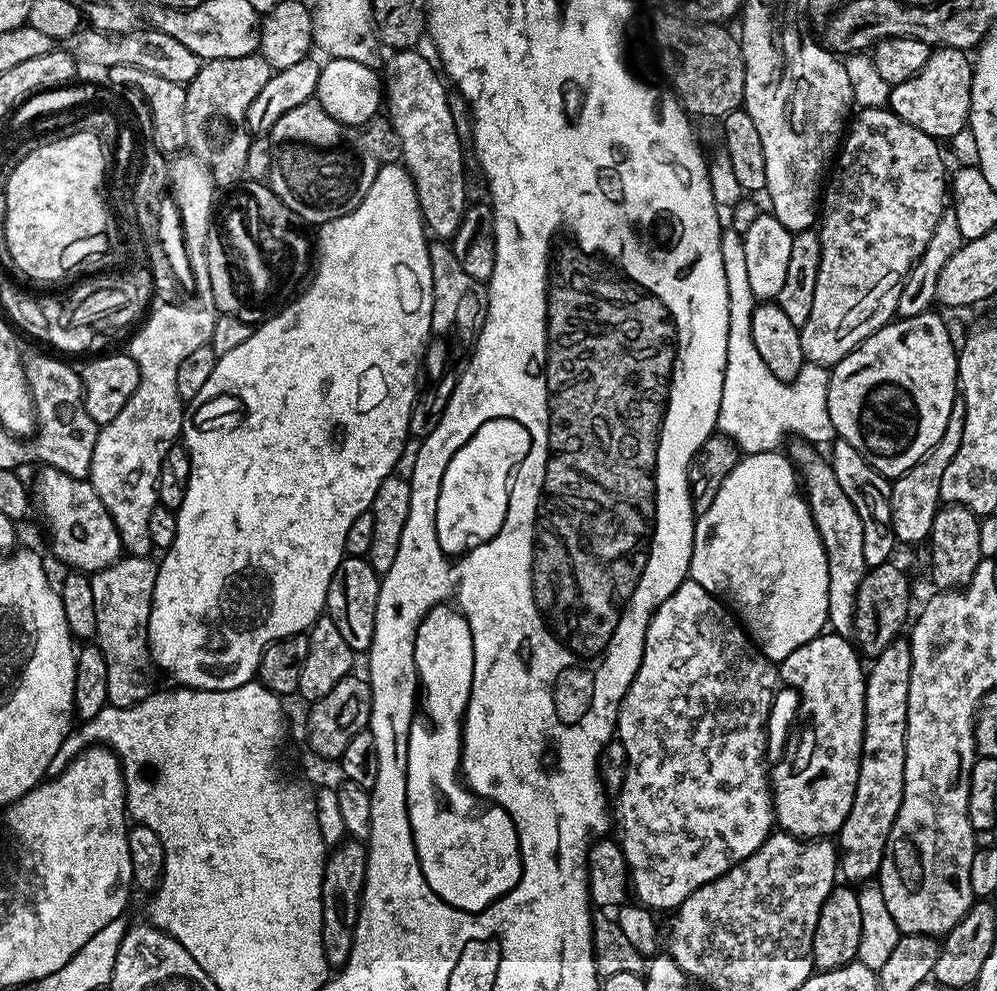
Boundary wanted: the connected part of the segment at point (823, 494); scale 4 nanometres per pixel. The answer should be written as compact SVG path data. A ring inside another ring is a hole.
M793 439L793 444L786 448L786 455L796 468L797 477L802 485L805 500L810 506L810 514L814 518L814 526L822 538L822 546L826 550L826 566L828 567L828 618L829 621L851 621L856 612L856 591L862 582L864 573L868 571L866 558L862 558L862 518L858 518L858 510L846 498L846 493L834 478L829 457L824 456L817 445L803 439Z

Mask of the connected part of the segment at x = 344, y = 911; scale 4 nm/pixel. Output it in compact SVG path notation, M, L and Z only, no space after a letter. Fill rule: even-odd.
M351 838L337 844L327 853L322 878L322 950L329 969L339 970L350 958L354 930L360 917L360 900L364 896L364 879L368 869L368 849Z

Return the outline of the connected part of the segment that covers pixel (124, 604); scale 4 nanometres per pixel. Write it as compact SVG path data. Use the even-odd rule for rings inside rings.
M130 556L114 561L109 568L91 573L96 615L95 643L106 658L106 694L113 708L142 702L154 691L154 665L148 645L148 623L156 581L155 563L148 556Z

